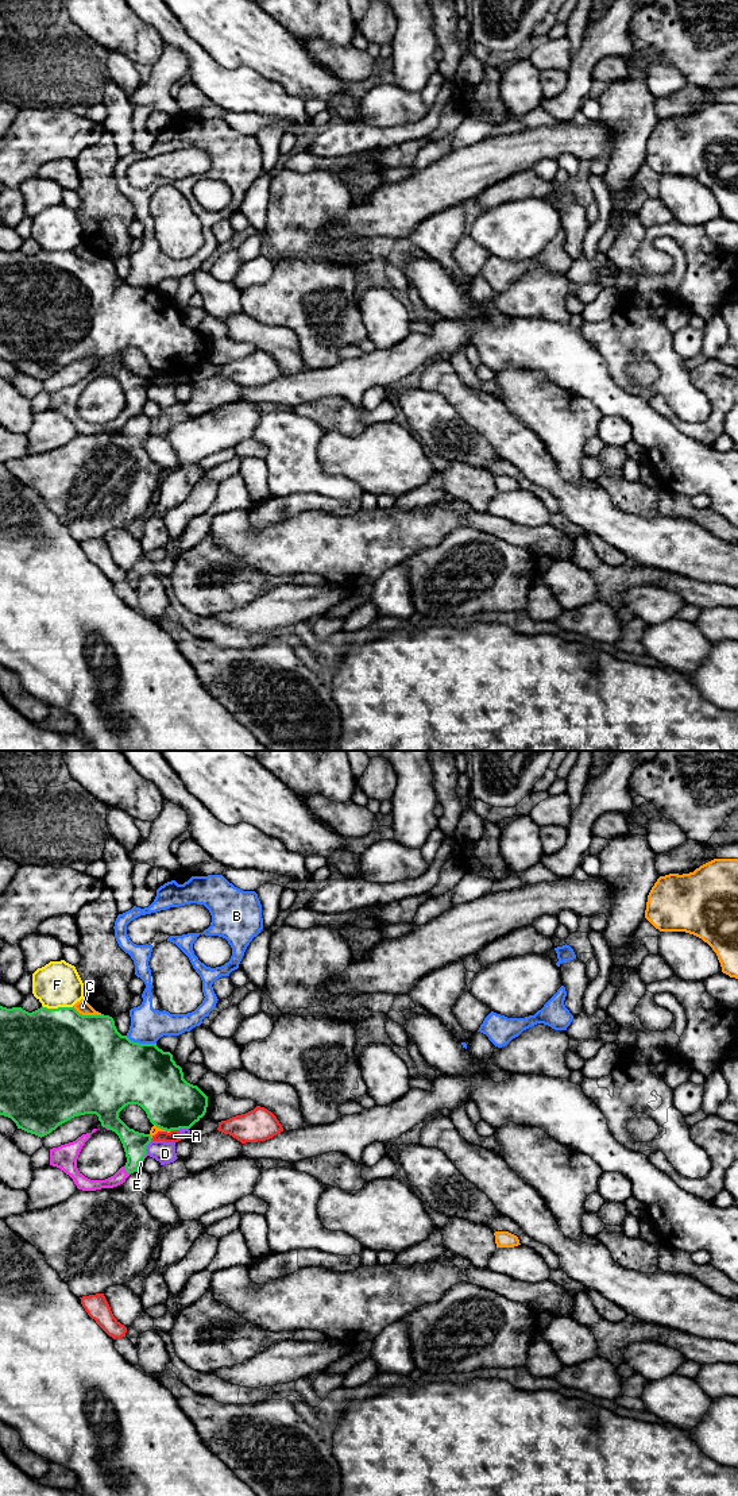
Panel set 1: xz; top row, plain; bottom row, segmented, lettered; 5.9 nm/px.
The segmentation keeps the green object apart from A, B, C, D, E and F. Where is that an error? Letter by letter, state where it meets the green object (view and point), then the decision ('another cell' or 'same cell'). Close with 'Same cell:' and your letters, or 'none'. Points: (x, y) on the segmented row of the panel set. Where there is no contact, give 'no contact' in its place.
A: xz (174, 1129) | another cell
B: xz (140, 1044) | another cell
C: xz (88, 1016) | another cell
D: xz (149, 1142) | another cell
E: xz (126, 1171) | same cell
F: xz (58, 1007) | another cell
Same cell: E

